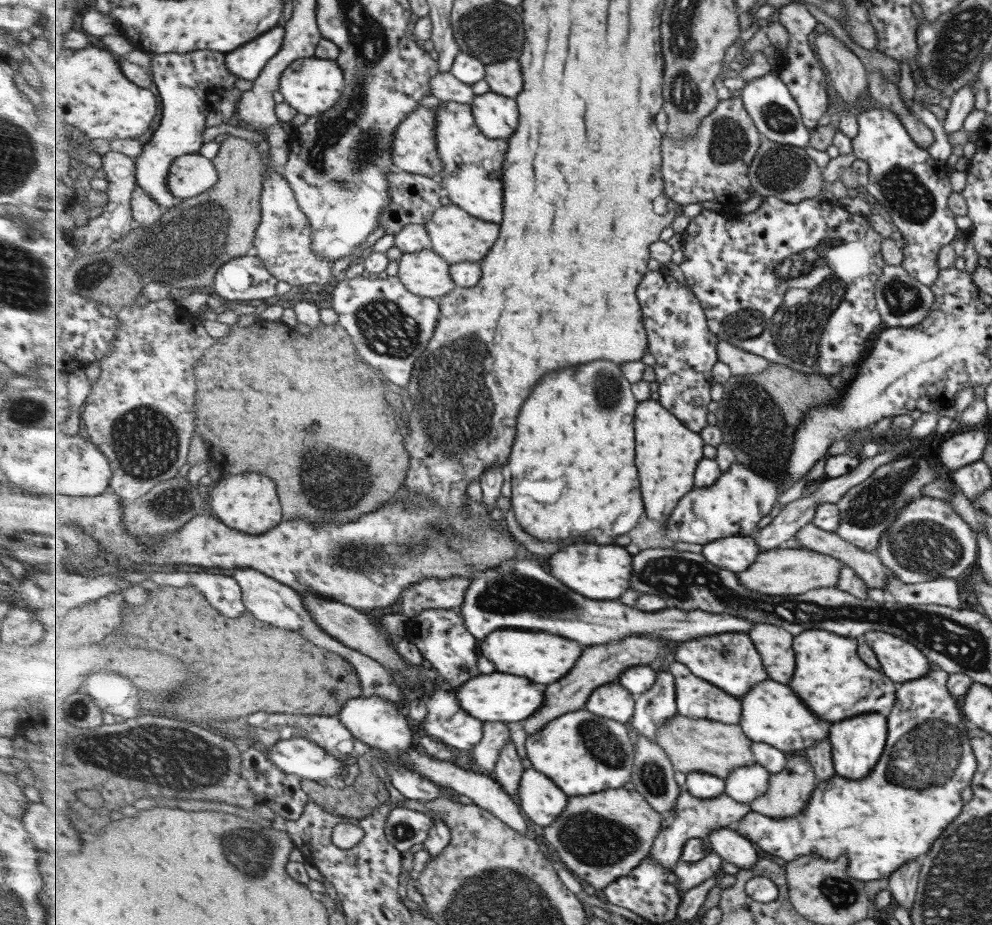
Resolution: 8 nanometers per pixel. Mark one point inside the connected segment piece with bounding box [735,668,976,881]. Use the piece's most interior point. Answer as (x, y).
(878, 823)

